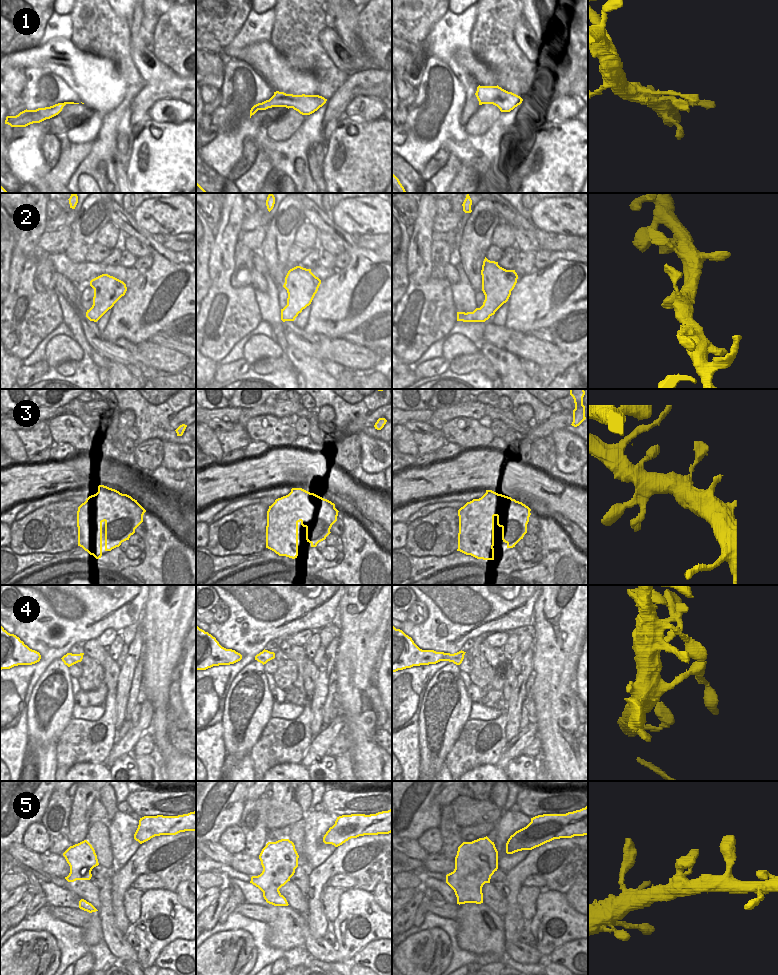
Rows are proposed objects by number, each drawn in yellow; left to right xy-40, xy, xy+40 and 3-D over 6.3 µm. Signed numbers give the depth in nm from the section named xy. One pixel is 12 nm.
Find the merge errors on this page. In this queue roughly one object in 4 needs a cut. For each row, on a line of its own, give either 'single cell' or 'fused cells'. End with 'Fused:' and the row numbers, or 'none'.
1: single cell
2: single cell
3: single cell
4: fused cells
5: single cell
Fused: 4

